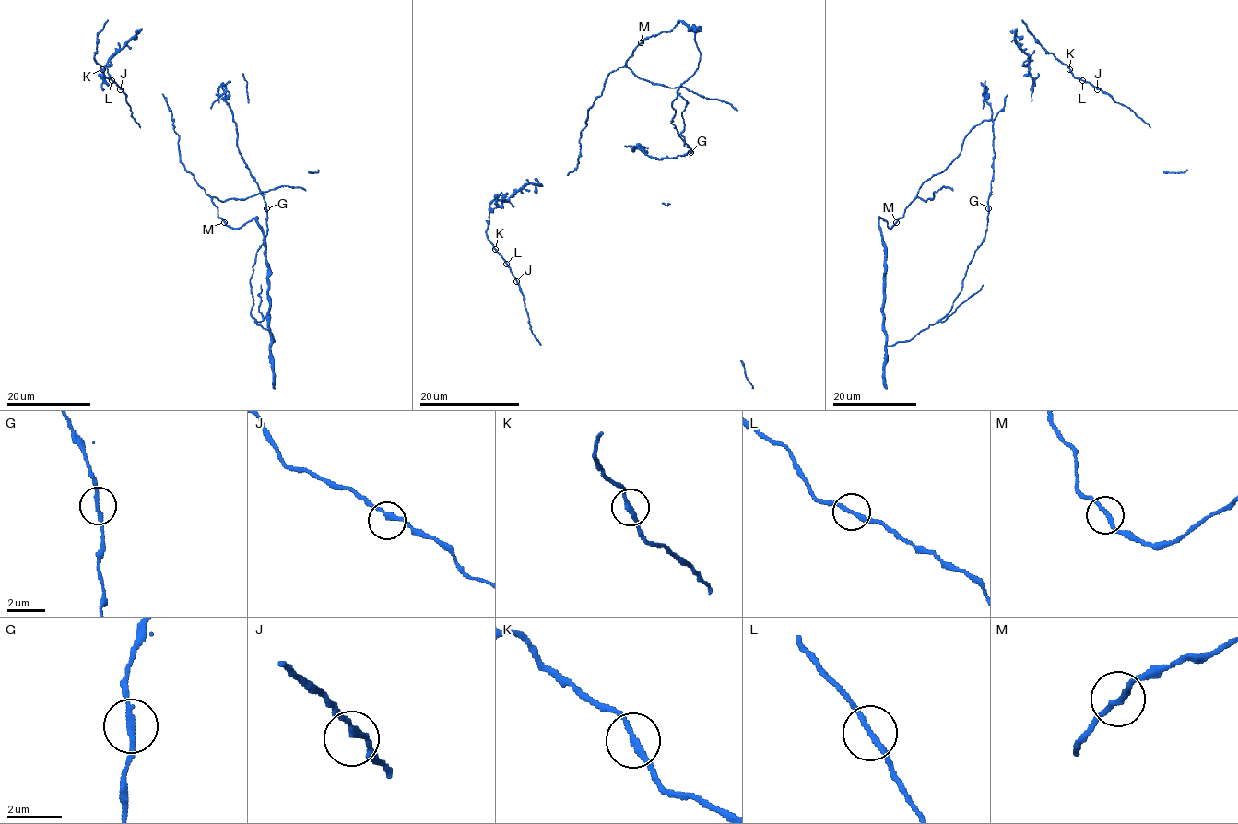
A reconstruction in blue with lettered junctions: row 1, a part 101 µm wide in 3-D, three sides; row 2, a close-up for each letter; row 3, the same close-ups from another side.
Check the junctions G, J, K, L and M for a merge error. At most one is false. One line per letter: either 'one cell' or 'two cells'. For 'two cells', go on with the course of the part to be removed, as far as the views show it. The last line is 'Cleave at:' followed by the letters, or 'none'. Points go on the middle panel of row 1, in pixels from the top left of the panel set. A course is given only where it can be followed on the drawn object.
G: two cells; course (690, 153), (659, 158), (624, 145)
J: one cell
K: one cell
L: one cell
M: one cell
Cleave at: G

